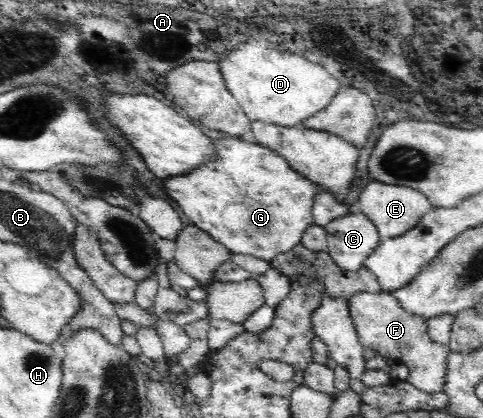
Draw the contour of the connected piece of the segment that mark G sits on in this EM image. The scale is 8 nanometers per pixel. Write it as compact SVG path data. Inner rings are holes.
M223 137L215 139L217 160L186 175L164 179L169 198L177 202L193 226L209 233L224 244L232 254L245 254L272 261L277 255L289 252L302 241L305 231L313 224L313 196L323 192L321 186L296 173L287 161L273 150L247 142L243 138Z

